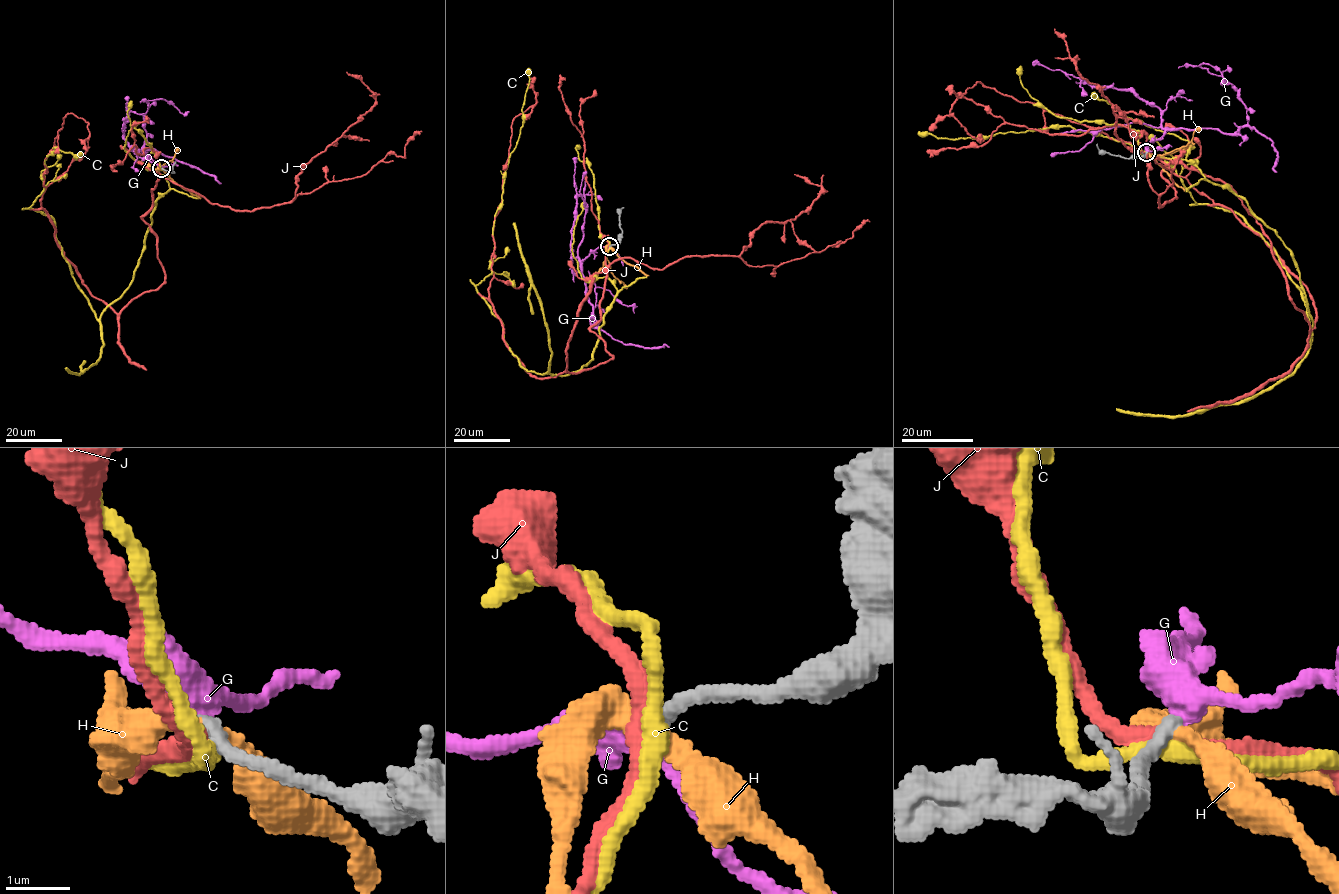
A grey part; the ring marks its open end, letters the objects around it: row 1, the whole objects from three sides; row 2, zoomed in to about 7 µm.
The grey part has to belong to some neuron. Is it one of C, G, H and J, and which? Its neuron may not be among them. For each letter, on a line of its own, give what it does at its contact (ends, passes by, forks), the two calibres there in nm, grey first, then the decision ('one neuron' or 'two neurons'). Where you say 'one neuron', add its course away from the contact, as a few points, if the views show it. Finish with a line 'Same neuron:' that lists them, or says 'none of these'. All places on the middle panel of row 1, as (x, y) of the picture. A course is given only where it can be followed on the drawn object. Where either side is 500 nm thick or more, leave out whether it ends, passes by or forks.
C: it passes by; 240 nm thick on the grey side, 280 nm on the other; two neurons
G: it passes by; 200 nm thick on the grey side, 400 nm on the other; one neuron; it runs (610, 246), (598, 246), (582, 262), (593, 311), (590, 324), (596, 287), (632, 306), (634, 313)
H: it passes by; 240 nm thick on the grey side, 280 nm on the other; two neurons
J: it passes by; 240 nm thick on the grey side, 280 nm on the other; two neurons
Same neuron: G

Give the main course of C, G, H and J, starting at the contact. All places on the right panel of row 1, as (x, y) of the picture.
C: (1146, 153), (1186, 159), (1275, 232), (1310, 346), (1275, 250), (1197, 203), (1160, 156), (1070, 126), (918, 131)
G: (1146, 151), (1167, 130), (1235, 133), (1247, 124), (1239, 92), (1199, 66), (1215, 67), (1223, 83), (1232, 85)
H: (1146, 152), (1163, 155), (1180, 148), (1201, 129)
J: (1146, 152), (1240, 199), (1308, 339), (1307, 288), (1154, 156), (977, 82), (950, 113), (983, 140)

